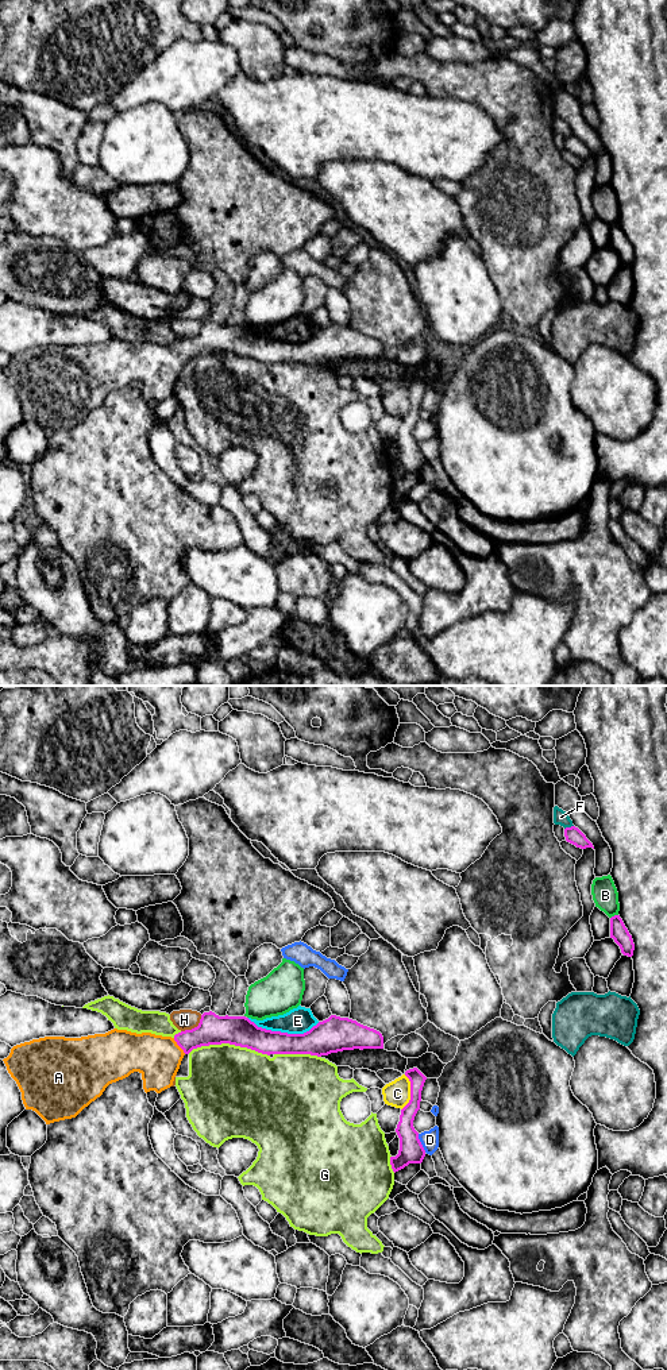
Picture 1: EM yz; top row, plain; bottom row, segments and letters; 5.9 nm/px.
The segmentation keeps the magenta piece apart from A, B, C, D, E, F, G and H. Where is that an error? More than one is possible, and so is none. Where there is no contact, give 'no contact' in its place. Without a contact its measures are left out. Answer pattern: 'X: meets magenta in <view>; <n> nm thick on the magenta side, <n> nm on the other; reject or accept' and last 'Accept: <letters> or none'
A: meets magenta in yz; 180 nm thick on the magenta side, 260 nm on the other; accept
B: meets magenta in yz; 100 nm thick on the magenta side, 150 nm on the other; reject
C: meets magenta in yz; 110 nm thick on the magenta side, 160 nm on the other; reject
D: meets magenta in yz; 140 nm thick on the magenta side, 110 nm on the other; reject
E: meets magenta in yz; 190 nm thick on the magenta side, 160 nm on the other; reject
F: meets magenta in yz; 100 nm thick on the magenta side, 90 nm on the other; reject
G: meets magenta in yz; 180 nm thick on the magenta side, 480 nm on the other; reject
H: meets magenta in yz; 180 nm thick on the magenta side, 130 nm on the other; reject
Accept: A

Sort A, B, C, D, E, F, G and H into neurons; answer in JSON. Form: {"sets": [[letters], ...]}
{"sets": [["A"], ["B"], ["C"], ["D"], ["E"], ["F"], ["G"], ["H"]]}

